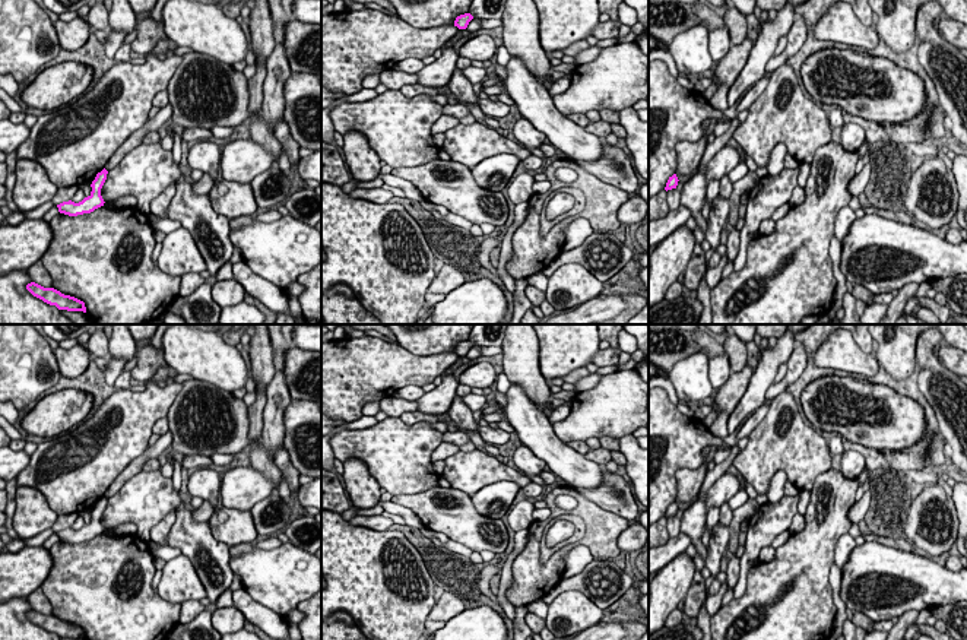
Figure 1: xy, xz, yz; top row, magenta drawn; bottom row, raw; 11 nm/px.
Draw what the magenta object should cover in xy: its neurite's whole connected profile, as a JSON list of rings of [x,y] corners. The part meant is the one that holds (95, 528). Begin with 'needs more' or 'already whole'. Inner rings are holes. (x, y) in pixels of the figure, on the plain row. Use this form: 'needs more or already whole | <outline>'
already whole | [[[104,495],[101,500],[96,501],[95,507],[92,508],[91,514],[92,519],[88,525],[85,525],[82,529],[74,530],[72,527],[63,529],[57,532],[58,539],[69,542],[69,544],[77,544],[83,541],[91,541],[95,536],[104,533],[104,526],[101,523],[101,516],[107,507],[108,498]]]

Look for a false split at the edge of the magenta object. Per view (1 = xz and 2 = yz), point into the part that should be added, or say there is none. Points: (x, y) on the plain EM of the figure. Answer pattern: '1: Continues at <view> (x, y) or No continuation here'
1: No continuation here
2: No continuation here

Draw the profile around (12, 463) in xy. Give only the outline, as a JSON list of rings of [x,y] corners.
[[[9,446],[0,447],[0,478],[10,481],[16,478],[28,465],[31,456],[25,452],[15,452]]]

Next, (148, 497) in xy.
[[[161,469],[142,471],[108,498],[101,523],[105,530],[133,523],[137,527],[137,536],[149,542],[150,529],[180,507],[183,503],[172,478],[165,478]]]

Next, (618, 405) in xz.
[[[638,371],[602,376],[589,390],[577,392],[570,415],[552,424],[562,443],[609,435],[621,438],[649,424],[649,384]]]

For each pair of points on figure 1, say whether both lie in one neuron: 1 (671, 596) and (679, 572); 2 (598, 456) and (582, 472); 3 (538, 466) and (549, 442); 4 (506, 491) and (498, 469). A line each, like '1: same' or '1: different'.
1: same
2: different
3: different
4: different

